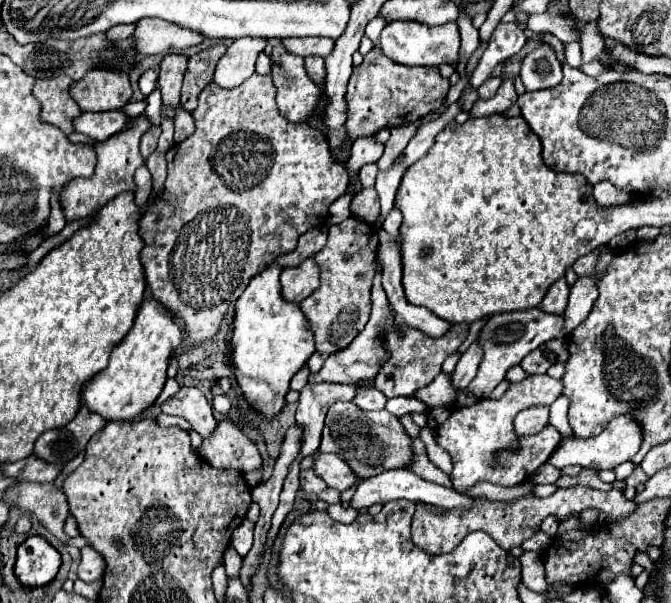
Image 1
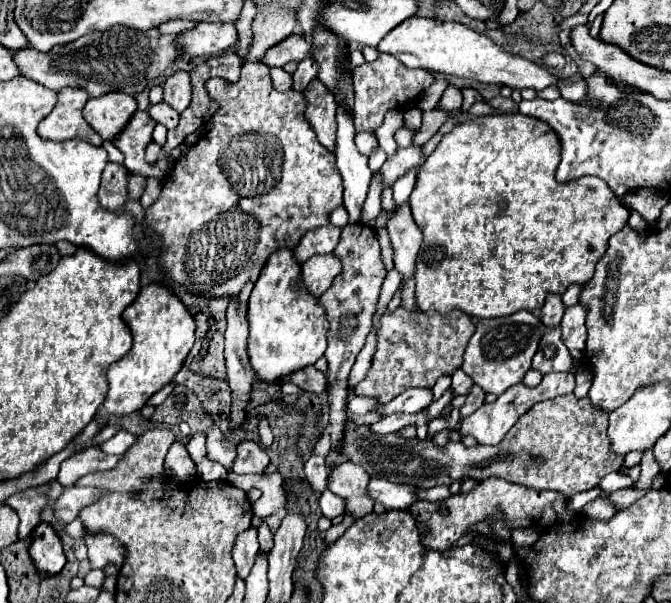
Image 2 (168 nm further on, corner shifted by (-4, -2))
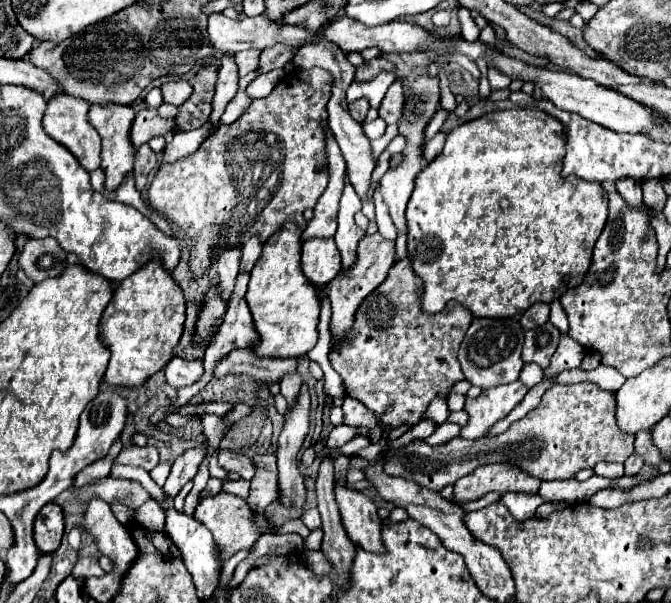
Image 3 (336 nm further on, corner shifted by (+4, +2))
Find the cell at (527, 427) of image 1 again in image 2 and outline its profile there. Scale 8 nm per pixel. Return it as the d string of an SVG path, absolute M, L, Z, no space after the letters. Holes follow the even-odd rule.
M572 393L536 403L532 411L526 411L516 421L502 443L494 447L476 445L472 449L452 441L446 447L436 447L430 439L406 439L400 433L376 435L370 431L370 425L356 425L352 421L352 413L348 413L340 453L348 457L348 461L364 467L370 477L386 477L394 483L410 483L422 489L450 485L452 481L464 477L502 477L510 483L526 485L532 489L554 489L564 495L574 495L598 487L604 475L620 471L624 463L622 457L610 453L606 427L608 413L594 409L588 397L576 399ZM532 455L542 455L546 461L536 467L536 463L530 461Z

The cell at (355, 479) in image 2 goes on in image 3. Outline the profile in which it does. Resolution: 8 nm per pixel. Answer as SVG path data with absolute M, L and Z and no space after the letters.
M336 485L336 503L340 507L342 525L352 543L364 551L382 555L386 547L380 539L382 519L378 517L376 505L366 495L348 489L346 485Z

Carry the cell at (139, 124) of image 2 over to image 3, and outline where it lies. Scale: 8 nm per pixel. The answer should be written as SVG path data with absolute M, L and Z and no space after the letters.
M142 109L140 113L136 113L134 125L132 125L132 145L140 147L144 143L148 143L152 137L158 135L166 135L170 131L176 129L174 119L164 119L158 115L156 109Z

